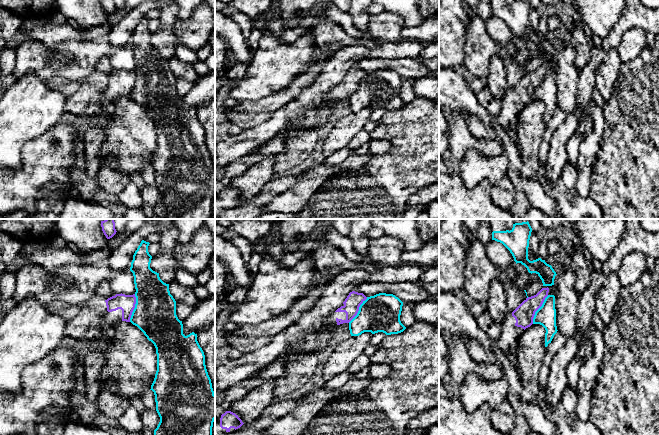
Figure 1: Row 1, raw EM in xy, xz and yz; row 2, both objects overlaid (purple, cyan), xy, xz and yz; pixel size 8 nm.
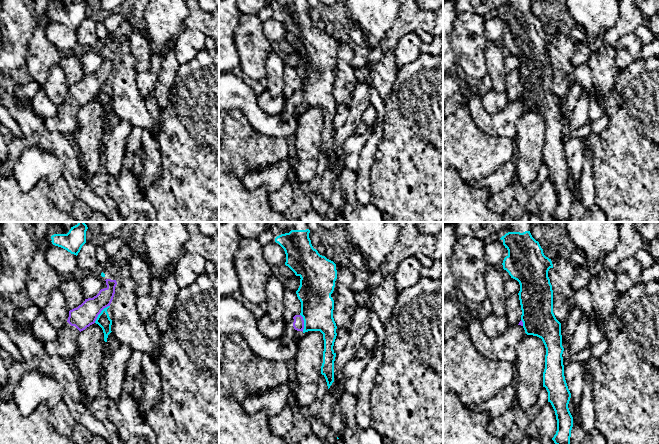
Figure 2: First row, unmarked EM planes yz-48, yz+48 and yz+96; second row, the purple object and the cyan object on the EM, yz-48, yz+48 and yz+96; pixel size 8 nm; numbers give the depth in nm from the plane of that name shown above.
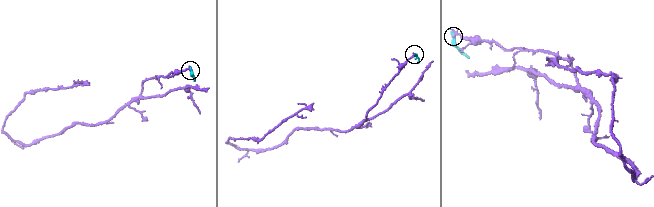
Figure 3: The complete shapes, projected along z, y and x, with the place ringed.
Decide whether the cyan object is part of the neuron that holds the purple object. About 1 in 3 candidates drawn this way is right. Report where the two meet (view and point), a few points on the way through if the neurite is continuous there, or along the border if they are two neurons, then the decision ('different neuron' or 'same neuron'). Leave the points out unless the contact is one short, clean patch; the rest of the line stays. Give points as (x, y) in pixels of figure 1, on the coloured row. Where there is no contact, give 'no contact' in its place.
yz (538, 308) | along yz (548, 295), (535, 312), (532, 323) | different neuron

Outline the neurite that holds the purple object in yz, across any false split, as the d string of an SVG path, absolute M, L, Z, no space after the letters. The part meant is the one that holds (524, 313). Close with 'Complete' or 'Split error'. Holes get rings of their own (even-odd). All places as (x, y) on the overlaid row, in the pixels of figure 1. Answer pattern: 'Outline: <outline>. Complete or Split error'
Outline: M542 288L536 295L526 298L502 323L502 333L494 346L504 351L516 352L523 331L533 324L535 312L548 296L549 288Z. Split error

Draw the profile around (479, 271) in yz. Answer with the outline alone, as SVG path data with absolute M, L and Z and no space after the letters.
M476 238L471 240L466 249L464 274L464 292L475 302L487 303L490 284L500 279L500 269L488 258L485 244Z

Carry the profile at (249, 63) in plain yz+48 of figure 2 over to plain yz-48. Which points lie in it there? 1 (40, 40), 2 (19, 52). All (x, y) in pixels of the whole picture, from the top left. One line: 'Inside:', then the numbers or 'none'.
Inside: 1

